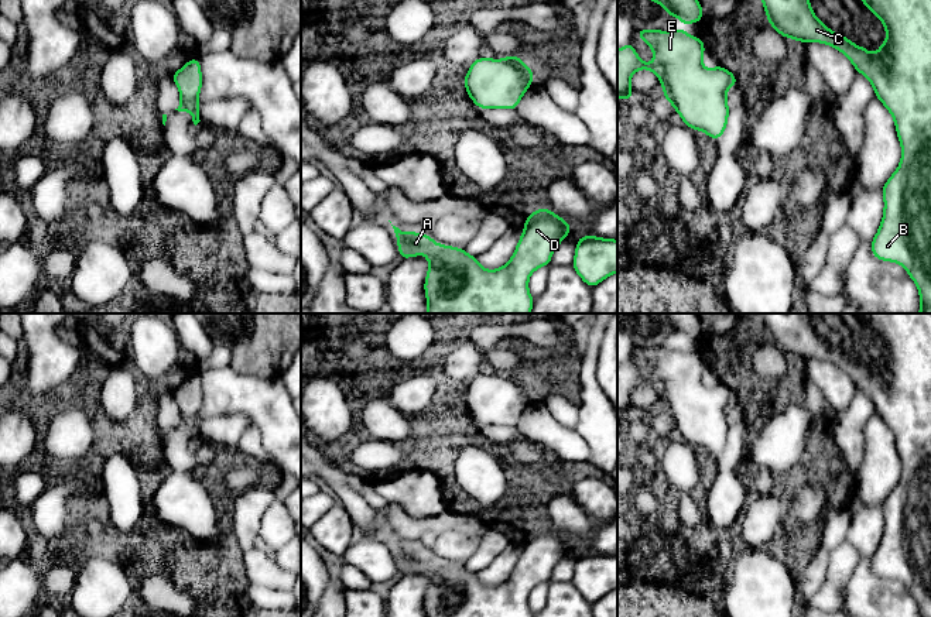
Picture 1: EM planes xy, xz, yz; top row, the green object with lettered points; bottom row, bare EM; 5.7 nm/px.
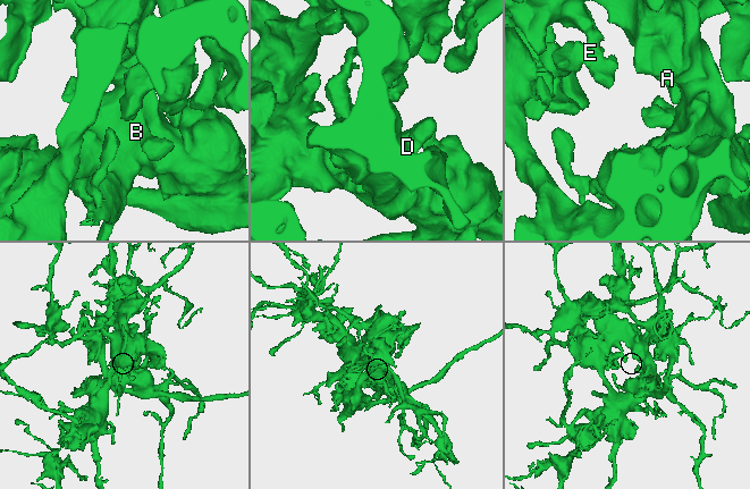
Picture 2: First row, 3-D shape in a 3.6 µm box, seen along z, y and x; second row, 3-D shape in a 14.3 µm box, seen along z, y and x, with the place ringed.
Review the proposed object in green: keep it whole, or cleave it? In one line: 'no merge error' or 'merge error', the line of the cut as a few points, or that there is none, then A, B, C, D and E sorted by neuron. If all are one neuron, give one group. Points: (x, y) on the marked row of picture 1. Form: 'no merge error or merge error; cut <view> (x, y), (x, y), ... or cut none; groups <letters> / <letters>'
no merge error; cut none; groups A B C D E

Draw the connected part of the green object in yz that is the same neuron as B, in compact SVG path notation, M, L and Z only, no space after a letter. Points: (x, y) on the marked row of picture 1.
M761 0L769 24L784 38L800 42L831 45L849 58L856 72L872 83L874 96L893 116L901 145L901 161L882 188L884 209L876 236L872 239L872 254L876 260L903 265L915 282L920 294L918 313L931 313L931 0L860 0L883 23L887 38L874 56L848 37L831 31L812 11L810 0Z

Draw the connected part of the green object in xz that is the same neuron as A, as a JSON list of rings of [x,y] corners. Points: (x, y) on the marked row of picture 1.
[[[545,206],[534,210],[524,220],[524,232],[511,258],[497,270],[485,270],[465,248],[438,244],[429,233],[401,232],[396,226],[393,229],[400,260],[427,256],[429,263],[424,282],[427,313],[530,313],[534,298],[528,291],[528,278],[537,268],[551,265],[552,253],[569,236],[572,226]]]

